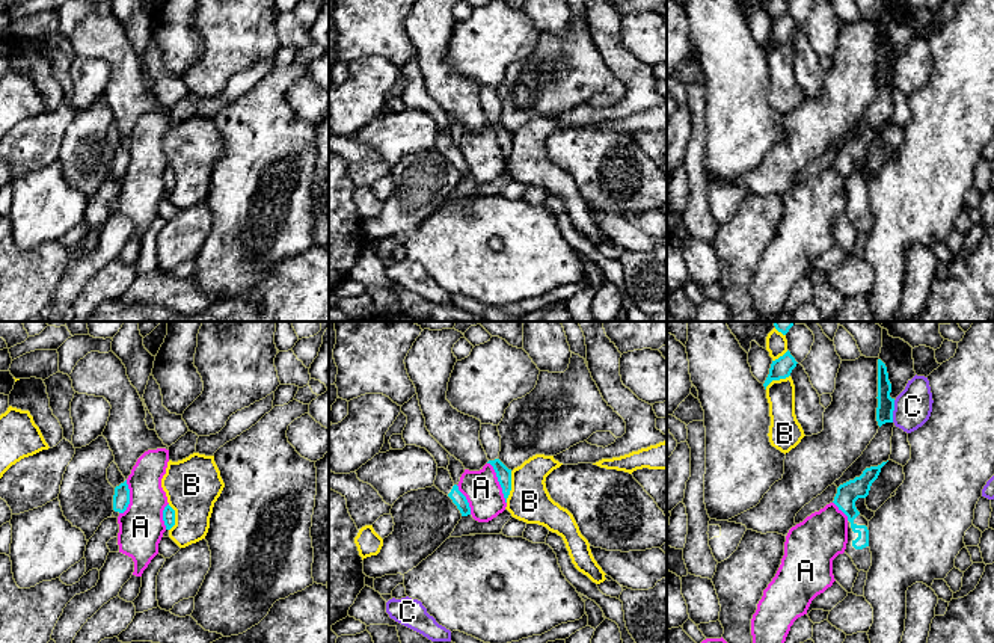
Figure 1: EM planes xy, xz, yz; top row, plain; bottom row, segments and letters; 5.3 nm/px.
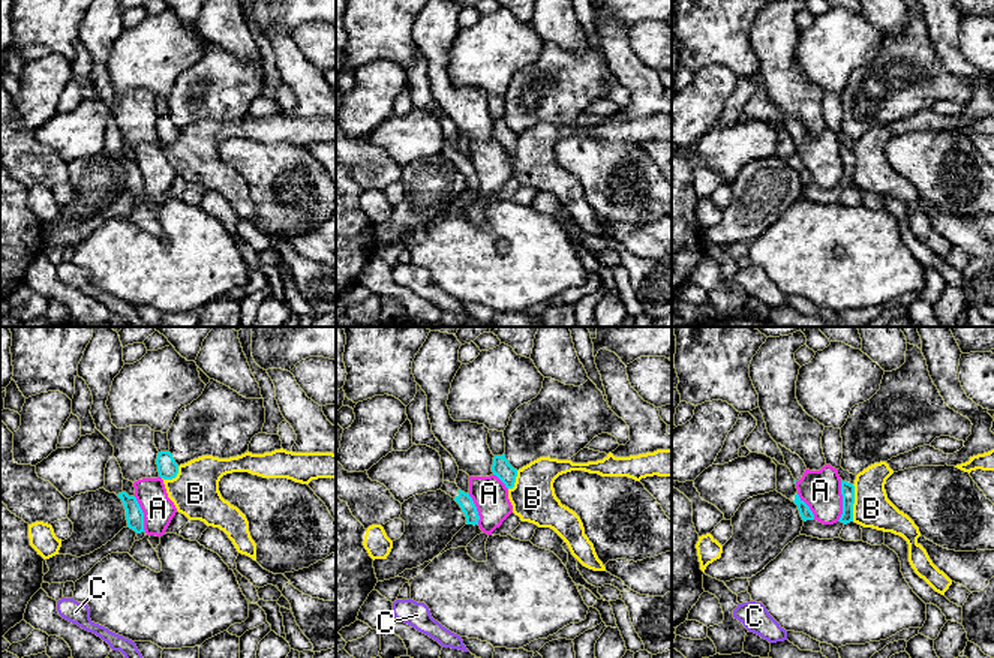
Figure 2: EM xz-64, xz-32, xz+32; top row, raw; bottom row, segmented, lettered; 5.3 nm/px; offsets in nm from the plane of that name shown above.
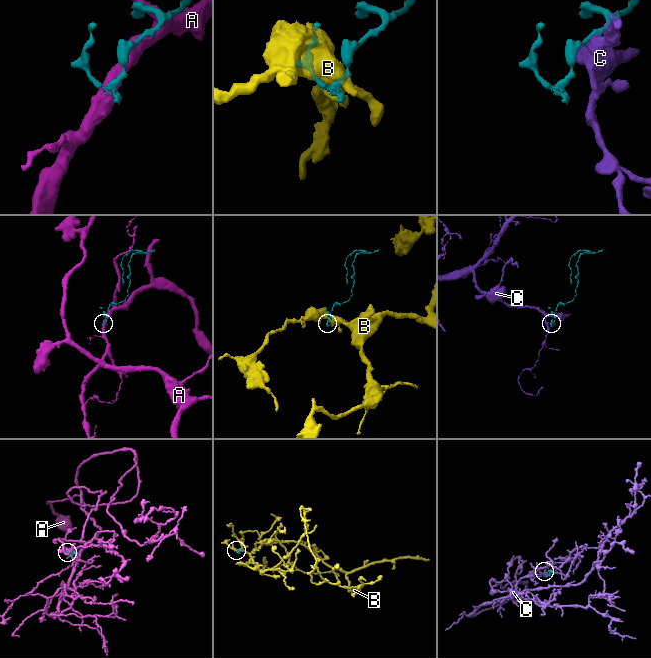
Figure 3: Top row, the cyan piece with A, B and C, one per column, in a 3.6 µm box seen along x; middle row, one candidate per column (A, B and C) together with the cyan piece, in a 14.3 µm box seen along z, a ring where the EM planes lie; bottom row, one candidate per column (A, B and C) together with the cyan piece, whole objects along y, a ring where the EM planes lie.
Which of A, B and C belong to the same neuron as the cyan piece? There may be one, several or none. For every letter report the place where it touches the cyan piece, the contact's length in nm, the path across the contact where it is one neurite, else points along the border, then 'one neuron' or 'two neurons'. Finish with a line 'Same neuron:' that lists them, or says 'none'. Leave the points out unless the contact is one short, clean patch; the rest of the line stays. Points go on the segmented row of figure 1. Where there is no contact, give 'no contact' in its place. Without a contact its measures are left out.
A: xz (500, 483) | 240 nm | two neurons
B: xz (510, 486) | 170 nm | two neurons
C: yz (893, 409) | 120 nm | along yz (895, 400), (892, 421) | two neurons
Same neuron: none

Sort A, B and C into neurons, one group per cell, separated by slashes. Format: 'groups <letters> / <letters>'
groups A / B / C

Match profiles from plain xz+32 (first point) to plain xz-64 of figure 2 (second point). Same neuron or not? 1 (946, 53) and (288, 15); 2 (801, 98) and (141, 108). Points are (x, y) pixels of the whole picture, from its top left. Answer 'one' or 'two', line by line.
1: two
2: one

